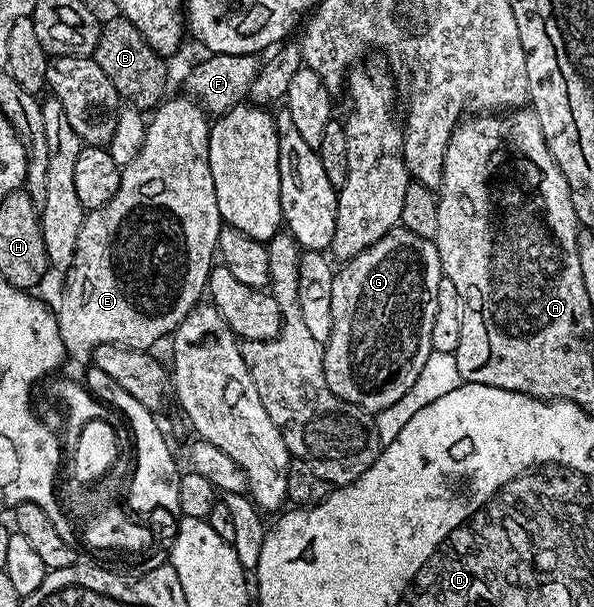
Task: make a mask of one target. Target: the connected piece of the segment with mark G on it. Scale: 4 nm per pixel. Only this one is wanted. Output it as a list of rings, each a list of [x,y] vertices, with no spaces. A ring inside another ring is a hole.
[[[400,225],[394,227],[389,233],[385,233],[385,237],[381,237],[381,241],[377,241],[369,249],[357,253],[357,257],[346,260],[340,267],[343,268],[338,268],[335,271],[335,280],[333,281],[333,333],[323,348],[325,381],[329,385],[329,389],[333,389],[333,393],[337,393],[337,397],[357,405],[362,411],[376,413],[388,409],[395,401],[400,401],[406,391],[413,387],[414,381],[421,374],[421,369],[425,368],[425,361],[428,360],[432,351],[431,334],[433,333],[433,317],[437,313],[437,289],[445,278],[441,257],[432,240],[417,237],[417,233],[409,233],[409,229]]]

